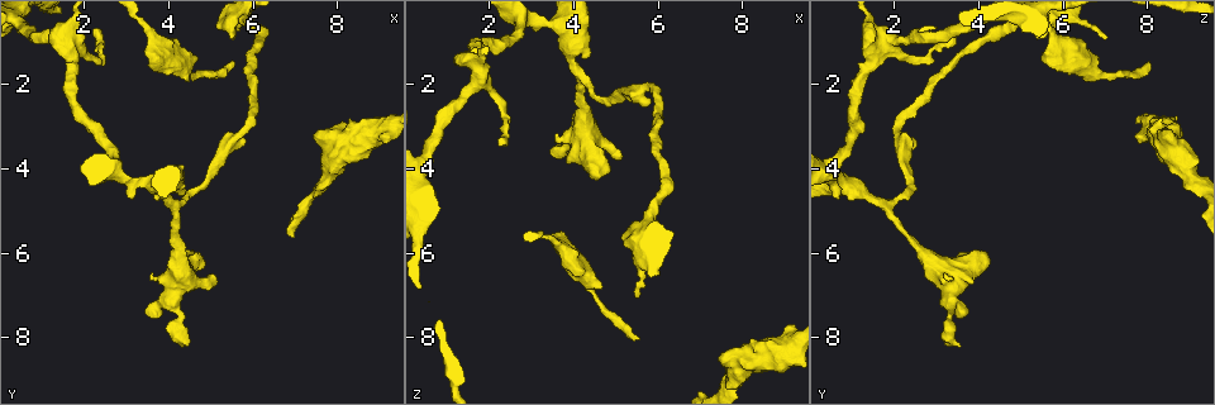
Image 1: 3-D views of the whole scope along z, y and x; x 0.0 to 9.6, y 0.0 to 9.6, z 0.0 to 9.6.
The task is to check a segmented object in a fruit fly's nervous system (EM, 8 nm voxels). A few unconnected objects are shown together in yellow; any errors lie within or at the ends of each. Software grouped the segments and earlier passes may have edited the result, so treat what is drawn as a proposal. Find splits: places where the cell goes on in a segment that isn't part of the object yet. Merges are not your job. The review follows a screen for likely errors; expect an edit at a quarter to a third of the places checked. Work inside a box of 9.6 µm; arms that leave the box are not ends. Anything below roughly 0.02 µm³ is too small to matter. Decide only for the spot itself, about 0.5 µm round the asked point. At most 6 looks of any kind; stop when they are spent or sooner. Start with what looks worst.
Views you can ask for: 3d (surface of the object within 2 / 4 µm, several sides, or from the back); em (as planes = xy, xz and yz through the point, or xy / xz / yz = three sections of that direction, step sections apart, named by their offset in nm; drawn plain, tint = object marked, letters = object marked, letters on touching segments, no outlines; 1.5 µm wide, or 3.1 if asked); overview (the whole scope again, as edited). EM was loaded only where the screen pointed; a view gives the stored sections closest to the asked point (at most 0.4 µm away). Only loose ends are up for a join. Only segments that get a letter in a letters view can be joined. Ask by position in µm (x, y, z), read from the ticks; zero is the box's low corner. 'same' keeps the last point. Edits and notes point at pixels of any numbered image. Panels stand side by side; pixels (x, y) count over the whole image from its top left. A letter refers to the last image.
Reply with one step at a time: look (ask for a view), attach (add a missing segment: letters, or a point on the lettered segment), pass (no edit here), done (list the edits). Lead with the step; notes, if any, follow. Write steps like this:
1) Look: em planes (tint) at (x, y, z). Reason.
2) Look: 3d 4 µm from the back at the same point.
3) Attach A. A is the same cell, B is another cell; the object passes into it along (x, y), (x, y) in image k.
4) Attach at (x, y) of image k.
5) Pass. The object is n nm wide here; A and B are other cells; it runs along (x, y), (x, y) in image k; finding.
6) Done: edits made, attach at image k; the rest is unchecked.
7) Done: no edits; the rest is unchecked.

Look: em planes (letters) at (5.55, 1.45, 8.00). Tapers out.

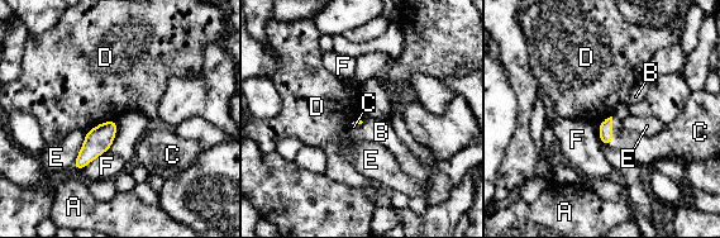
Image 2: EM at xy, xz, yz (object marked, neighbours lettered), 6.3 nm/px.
Attach C. C is the same cell, A, B, D, E and F are other cells; the object passes into it along (605, 127), (613, 132), (643, 150) in image 2; the cell continues.

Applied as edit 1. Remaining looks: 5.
Look: overview. Redraw.

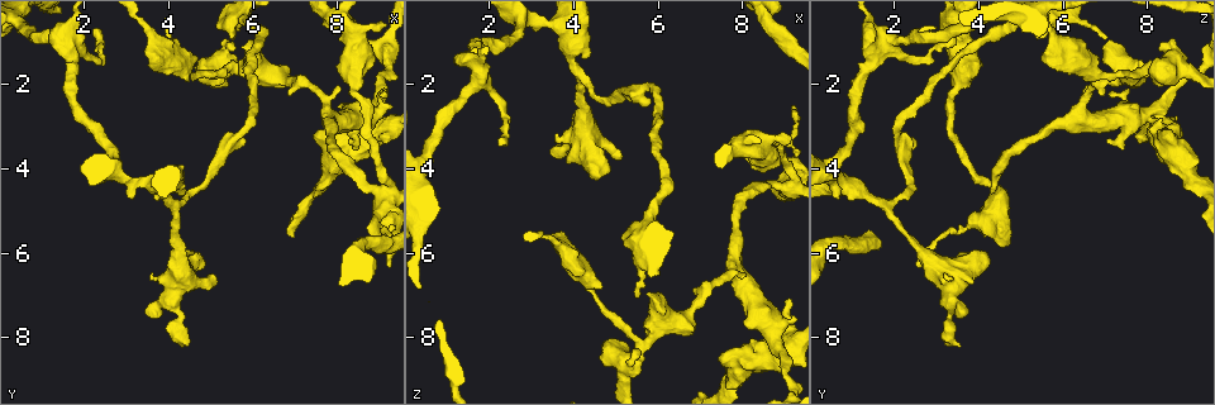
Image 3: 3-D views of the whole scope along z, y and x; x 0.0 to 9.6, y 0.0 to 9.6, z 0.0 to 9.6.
Look: em yz step 4 (tint) at (4.40, 8.15, 3.50).

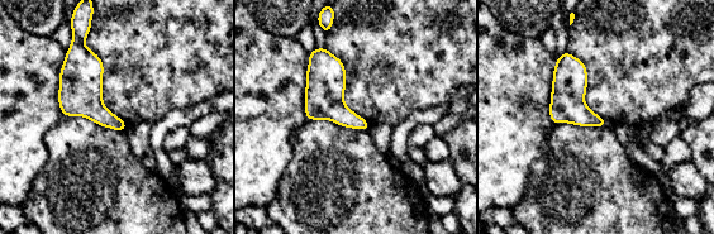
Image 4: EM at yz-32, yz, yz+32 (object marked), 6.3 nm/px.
Look: em planes (tint) at the same point.

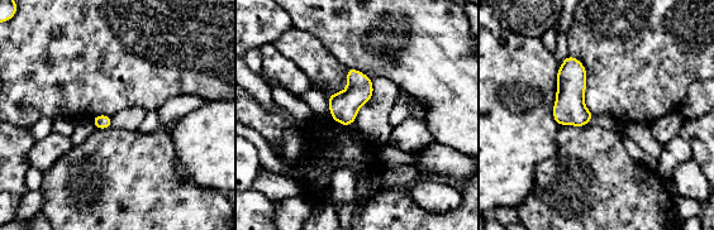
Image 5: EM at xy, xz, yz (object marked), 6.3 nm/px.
Look: em planes (letters) at the same point. See the neighbours.

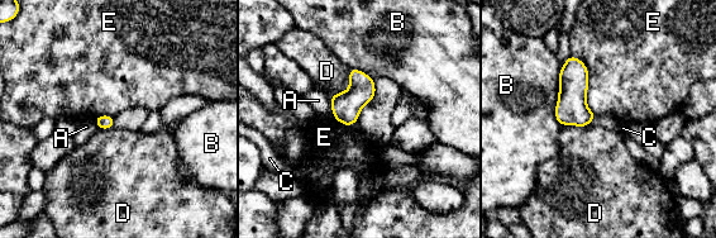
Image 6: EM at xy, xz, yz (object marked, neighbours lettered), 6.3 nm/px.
Pass. The longest contact is with E, 420 nm; A, B, C, D and E are other cells; a border runs along (571, 55), (587, 68), (596, 114) in image 6; no lettered segment goes on from it.

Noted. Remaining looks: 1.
Done: edits made, attach at image 2; the rest is unchecked.

